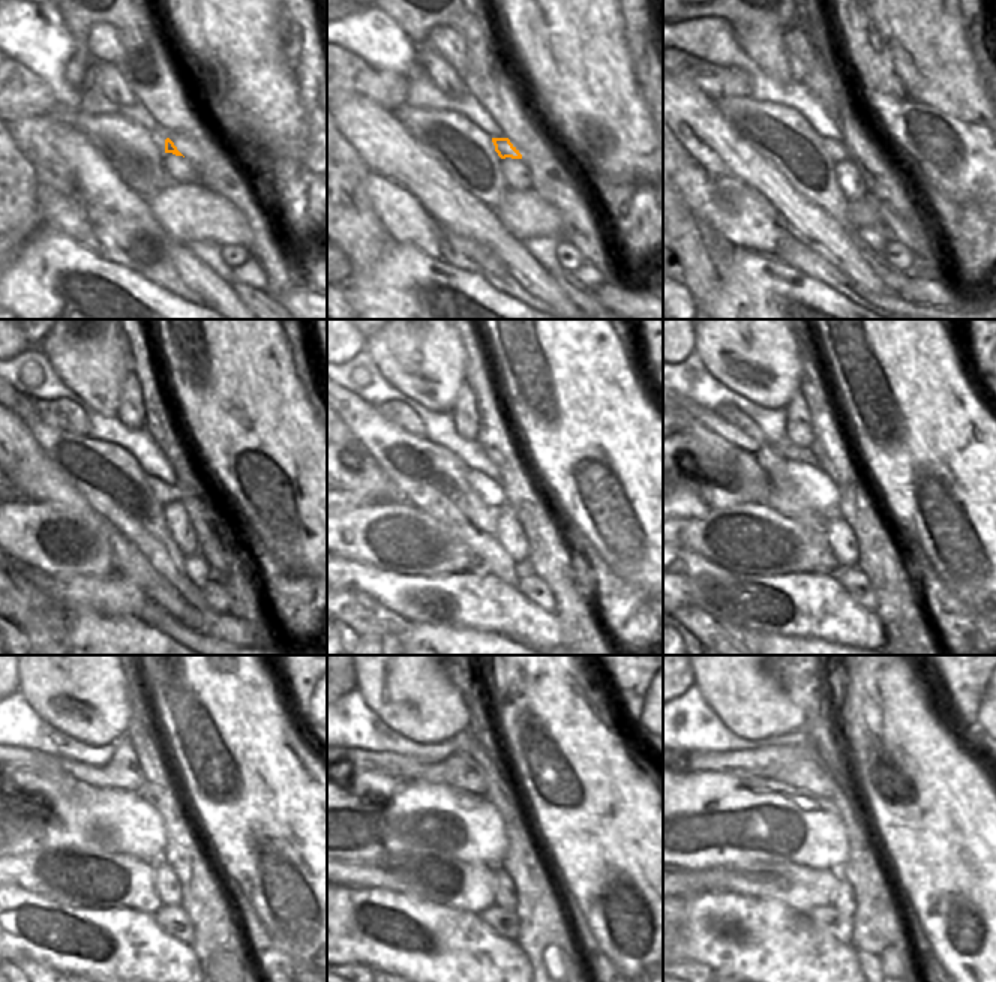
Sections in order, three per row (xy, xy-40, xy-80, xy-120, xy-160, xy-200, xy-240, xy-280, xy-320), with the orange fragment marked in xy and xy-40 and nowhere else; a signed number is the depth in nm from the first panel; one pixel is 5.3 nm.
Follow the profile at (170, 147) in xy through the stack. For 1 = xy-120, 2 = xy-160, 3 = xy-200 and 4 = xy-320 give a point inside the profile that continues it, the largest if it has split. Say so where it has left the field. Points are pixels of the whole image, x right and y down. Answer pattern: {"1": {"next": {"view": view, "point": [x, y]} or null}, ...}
{"1": {"next": {"view": "xy-120", "point": [164, 492]}}, "2": {"next": {"view": "xy-160", "point": [489, 490]}}, "3": {"next": {"view": "xy-200", "point": [818, 490]}}, "4": {"next": {"view": "xy-320", "point": [693, 820]}}}

